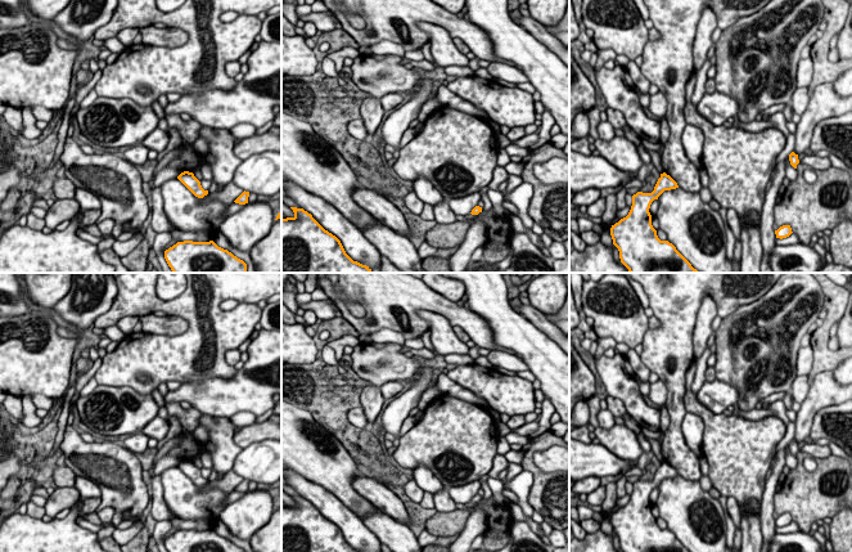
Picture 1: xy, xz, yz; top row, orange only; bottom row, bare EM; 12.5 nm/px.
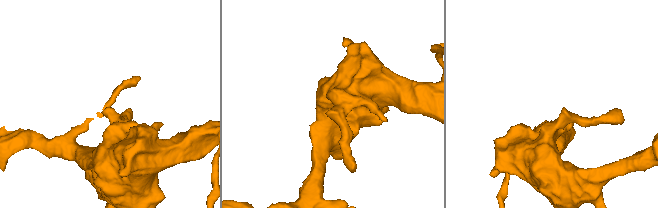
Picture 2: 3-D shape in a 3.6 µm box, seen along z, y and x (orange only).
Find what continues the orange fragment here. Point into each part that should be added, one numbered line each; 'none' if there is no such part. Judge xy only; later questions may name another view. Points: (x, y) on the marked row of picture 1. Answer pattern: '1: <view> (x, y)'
none

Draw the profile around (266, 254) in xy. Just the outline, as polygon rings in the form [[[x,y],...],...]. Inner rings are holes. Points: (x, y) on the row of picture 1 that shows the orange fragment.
[[[281,219],[274,221],[270,233],[249,253],[257,273],[281,273]]]

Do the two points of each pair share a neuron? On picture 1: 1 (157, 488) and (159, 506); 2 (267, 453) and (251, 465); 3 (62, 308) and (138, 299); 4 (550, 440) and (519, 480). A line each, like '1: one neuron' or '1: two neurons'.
1: one neuron
2: one neuron
3: two neurons
4: two neurons

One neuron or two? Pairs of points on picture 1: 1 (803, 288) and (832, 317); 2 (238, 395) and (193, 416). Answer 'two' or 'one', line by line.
1: two
2: two

